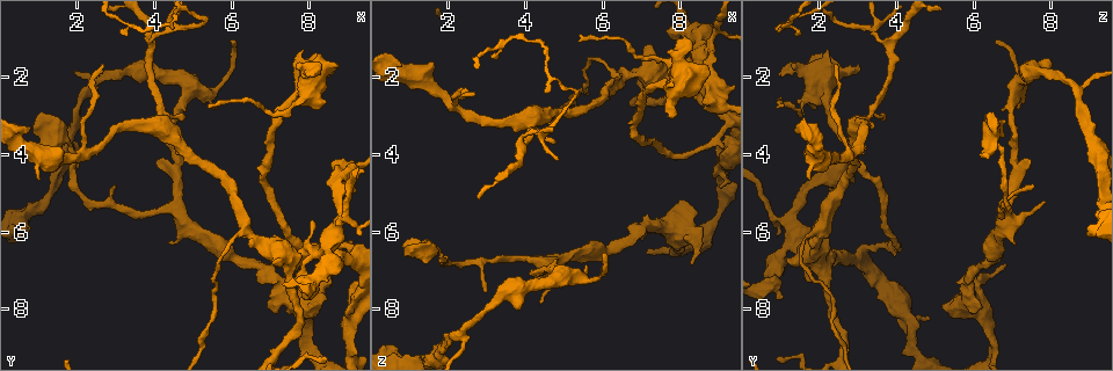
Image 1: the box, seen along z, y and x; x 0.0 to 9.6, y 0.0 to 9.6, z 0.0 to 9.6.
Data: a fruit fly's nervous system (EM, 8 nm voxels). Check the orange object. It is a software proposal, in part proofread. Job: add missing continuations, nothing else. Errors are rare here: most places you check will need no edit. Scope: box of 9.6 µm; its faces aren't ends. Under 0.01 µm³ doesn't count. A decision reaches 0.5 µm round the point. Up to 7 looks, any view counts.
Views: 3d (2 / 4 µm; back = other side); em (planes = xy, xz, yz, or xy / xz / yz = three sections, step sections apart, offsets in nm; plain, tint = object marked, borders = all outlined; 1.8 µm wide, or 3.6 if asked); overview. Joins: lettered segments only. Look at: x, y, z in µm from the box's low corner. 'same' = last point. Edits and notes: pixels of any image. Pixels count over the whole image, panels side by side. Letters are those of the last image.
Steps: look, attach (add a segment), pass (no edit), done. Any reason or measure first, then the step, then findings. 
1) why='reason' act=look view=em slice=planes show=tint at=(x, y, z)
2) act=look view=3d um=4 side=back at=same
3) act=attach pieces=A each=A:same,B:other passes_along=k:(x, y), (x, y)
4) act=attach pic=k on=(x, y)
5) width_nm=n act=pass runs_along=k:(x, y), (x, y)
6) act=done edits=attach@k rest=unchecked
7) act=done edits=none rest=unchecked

why='thick turns thin' act=look view=3d um=2 at=(9.15, 8.10, 4.20)

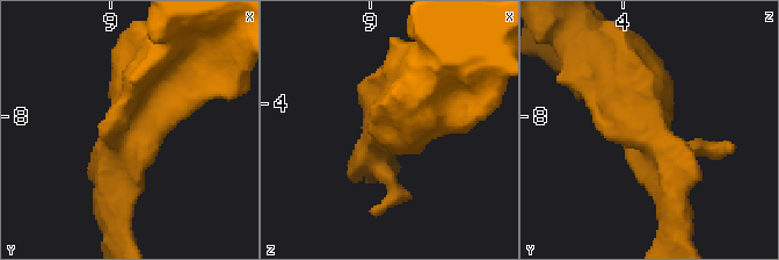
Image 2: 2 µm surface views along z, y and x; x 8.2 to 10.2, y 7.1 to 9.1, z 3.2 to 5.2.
why='now the EM' act=look view=em slice=planes show=plain at=(9.10, 8.14, 4.20)

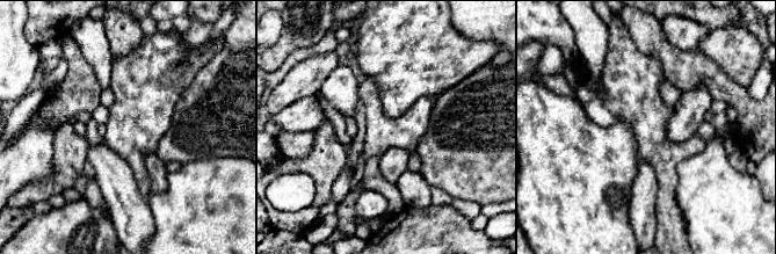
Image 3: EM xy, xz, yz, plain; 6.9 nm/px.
act=look view=em slice=planes show=borders at=same

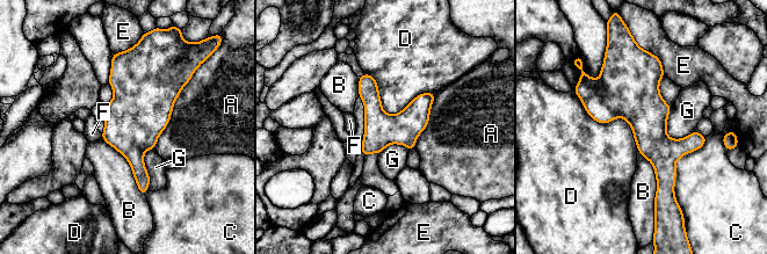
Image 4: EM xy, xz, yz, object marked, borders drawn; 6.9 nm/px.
longest_contact=A:550nm act=pass each=A:other,B:other,C:other,D:other,E:other,F:other,G:other border=4:(364, 73), (386, 113), (434, 93) found='no lettered segment goes on from it'

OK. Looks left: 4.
why='four arms meet' act=look view=em slice=planes show=borders at=(8.55, 6.20, 1.40)

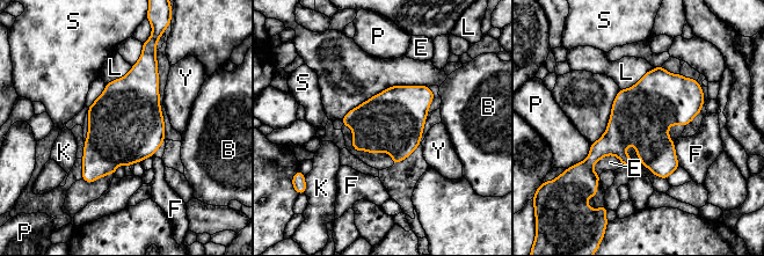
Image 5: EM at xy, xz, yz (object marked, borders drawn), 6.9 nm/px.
longest_contact=L:300nm act=pass each=B:other,E:other,F:other,K:other,L:other,P:other,S:other,Y:other border=5:(674, 143), (676, 160), (679, 166) found='none of them fits'

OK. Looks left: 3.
why='free end' act=look view=3d um=2 at=(8.00, 2.00, 1.00)

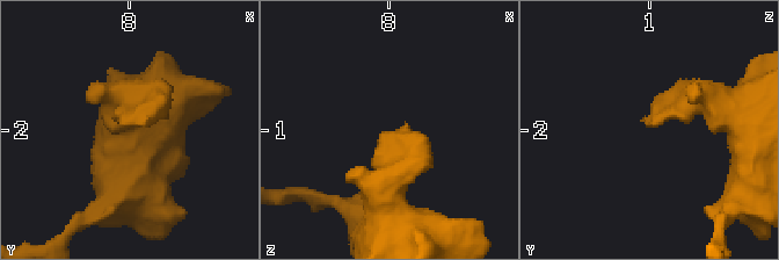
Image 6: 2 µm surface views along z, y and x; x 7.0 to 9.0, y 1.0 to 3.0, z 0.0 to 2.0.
act=look view=em slice=planes show=tint at=(7.96, 2.00, 1.02)

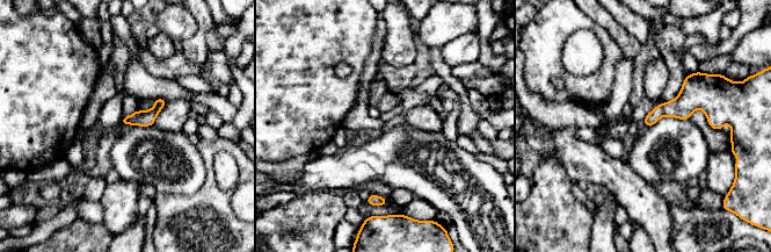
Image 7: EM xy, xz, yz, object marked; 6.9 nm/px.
why='see the neighbours' act=look view=em slice=planes show=borders at=same

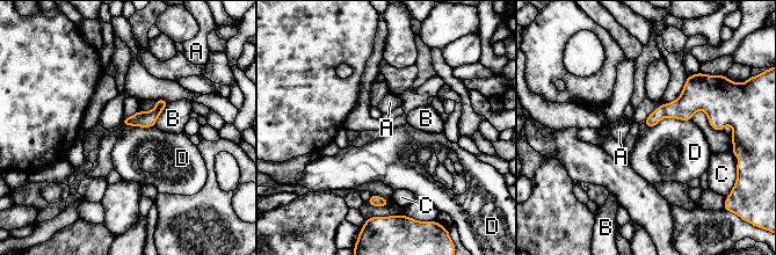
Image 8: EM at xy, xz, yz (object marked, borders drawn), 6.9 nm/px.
act=pass each=A:other,B:other,C:other,D:other runs_along=8:(162, 102), (147, 119), (125, 121) found='no lettered segment goes on from it'

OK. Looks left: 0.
act=done edits=none rest=unchecked

